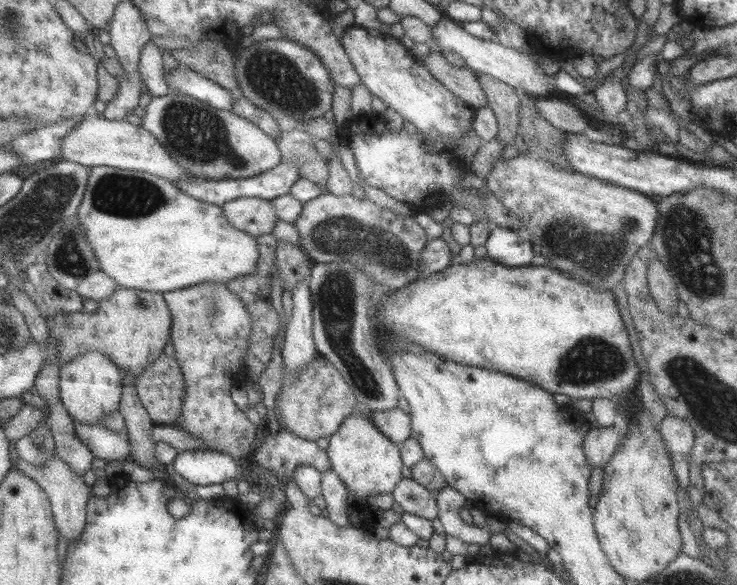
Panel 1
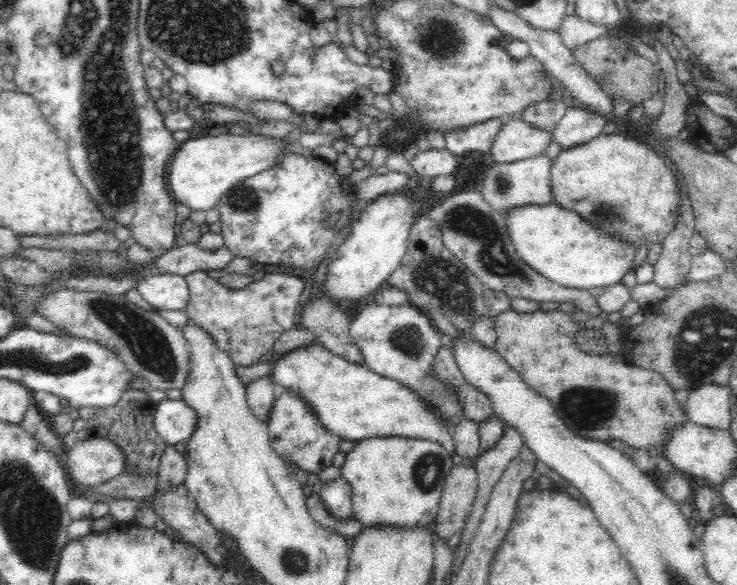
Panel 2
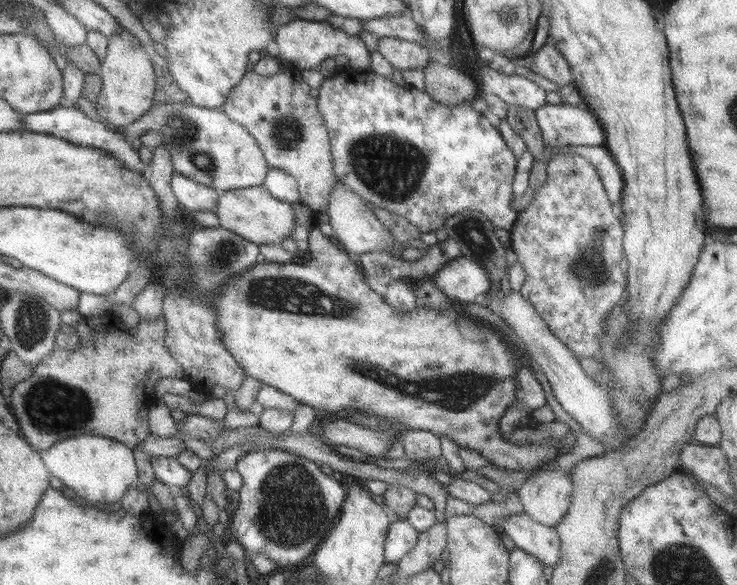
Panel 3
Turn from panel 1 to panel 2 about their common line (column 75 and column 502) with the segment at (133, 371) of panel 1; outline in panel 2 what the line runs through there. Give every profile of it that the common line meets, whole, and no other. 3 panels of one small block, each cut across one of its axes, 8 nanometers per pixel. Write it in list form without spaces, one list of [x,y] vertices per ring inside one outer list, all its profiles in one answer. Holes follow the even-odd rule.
[[[558,308],[549,312],[540,310],[519,314],[508,309],[493,320],[496,330],[496,344],[493,348],[522,375],[526,384],[540,393],[540,396],[550,399],[560,418],[576,434],[599,441],[622,440],[634,448],[648,452],[652,446],[661,450],[665,434],[674,425],[688,419],[686,411],[679,409],[675,389],[656,371],[640,368],[610,352],[592,355],[580,350],[573,334],[584,328],[584,325],[575,321],[572,313]]]

